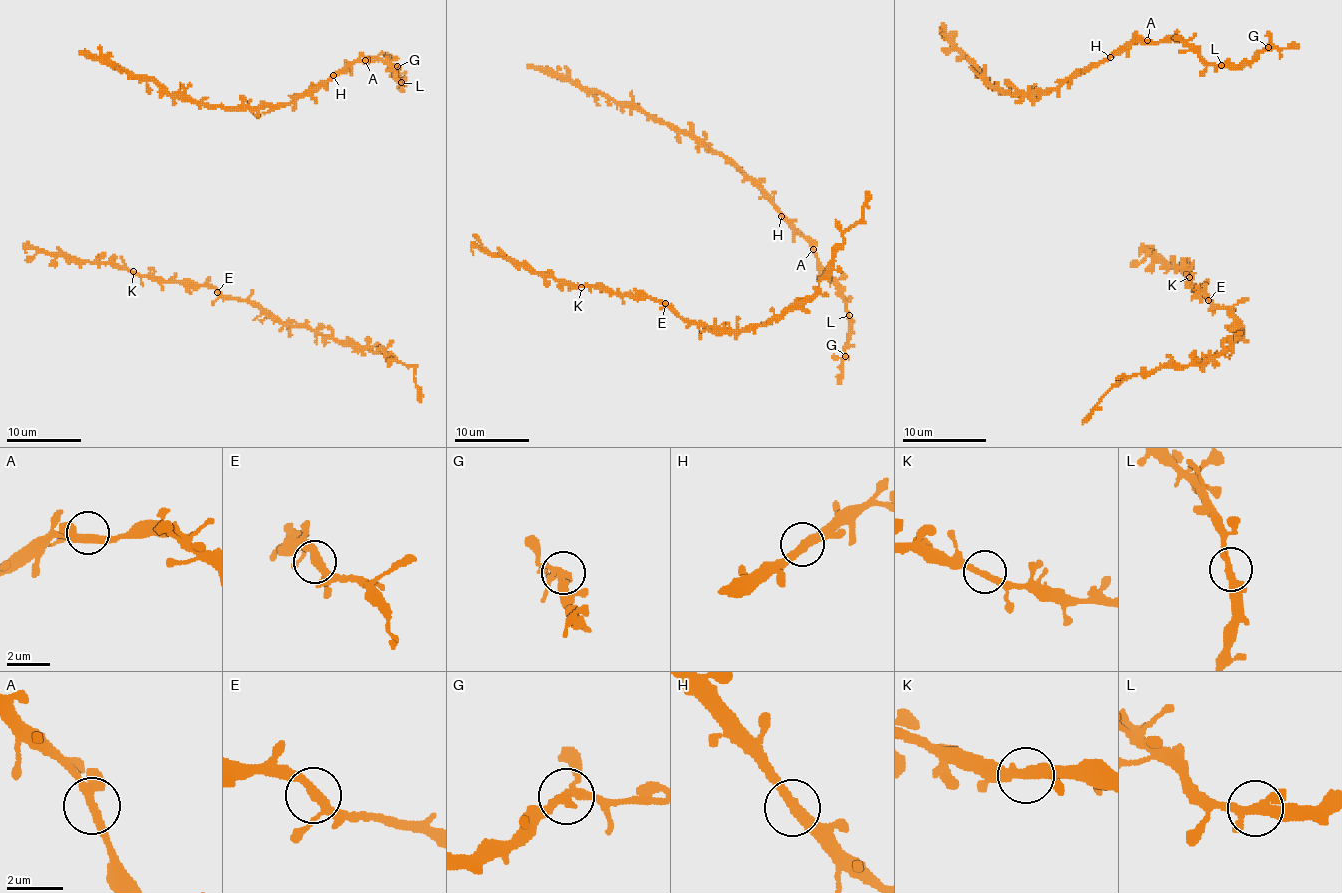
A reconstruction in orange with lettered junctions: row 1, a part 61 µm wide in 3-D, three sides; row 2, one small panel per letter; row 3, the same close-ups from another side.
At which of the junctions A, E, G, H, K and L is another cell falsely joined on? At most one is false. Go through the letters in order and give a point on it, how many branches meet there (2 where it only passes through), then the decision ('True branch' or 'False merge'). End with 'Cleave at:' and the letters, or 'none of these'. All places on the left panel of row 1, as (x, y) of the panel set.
A: Place: (365, 60). Branches: 3. True branch
E: Place: (217, 292). Branches: 3. True branch
G: Place: (397, 66). Branches: 3. True branch
H: Place: (333, 75). Branches: 2. True branch
K: Place: (133, 271). Branches: 2. True branch
L: Place: (401, 82). Branches: 4. True branch
Cleave at: none of these

